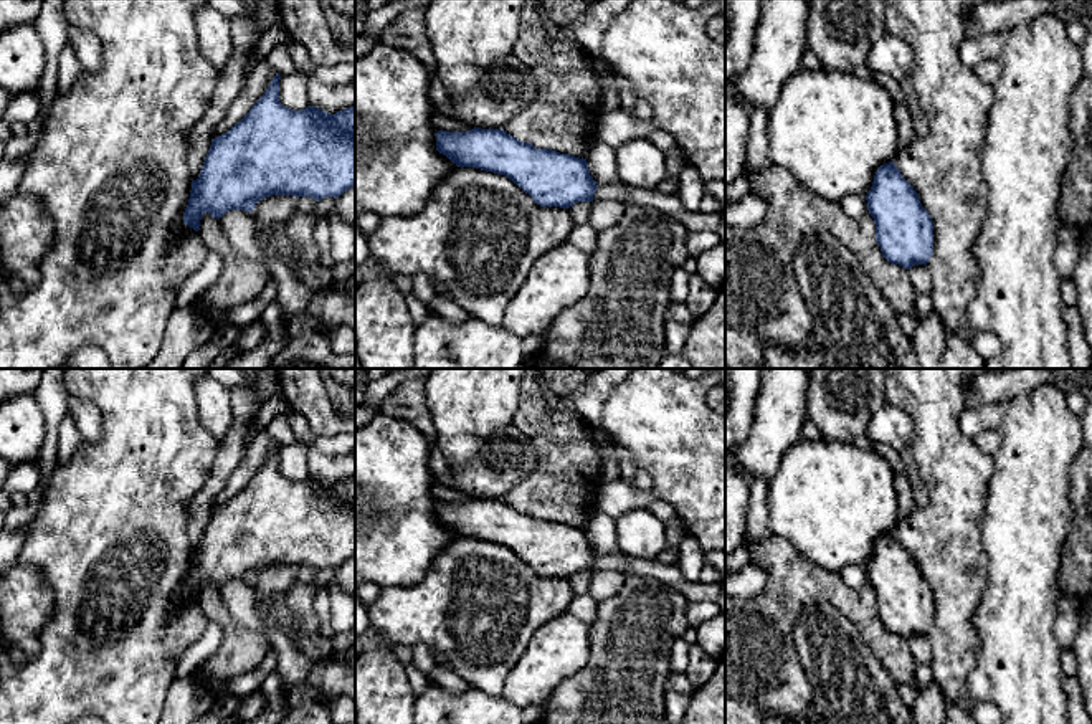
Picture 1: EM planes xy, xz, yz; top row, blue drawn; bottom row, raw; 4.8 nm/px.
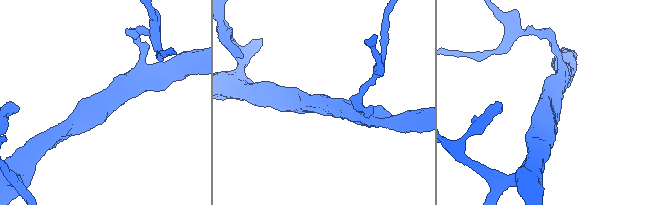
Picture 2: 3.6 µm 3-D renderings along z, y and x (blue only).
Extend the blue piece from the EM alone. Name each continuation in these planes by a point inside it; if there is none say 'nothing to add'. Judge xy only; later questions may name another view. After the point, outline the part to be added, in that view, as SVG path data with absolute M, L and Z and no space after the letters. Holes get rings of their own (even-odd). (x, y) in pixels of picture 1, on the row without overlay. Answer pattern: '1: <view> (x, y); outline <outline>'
nothing to add

